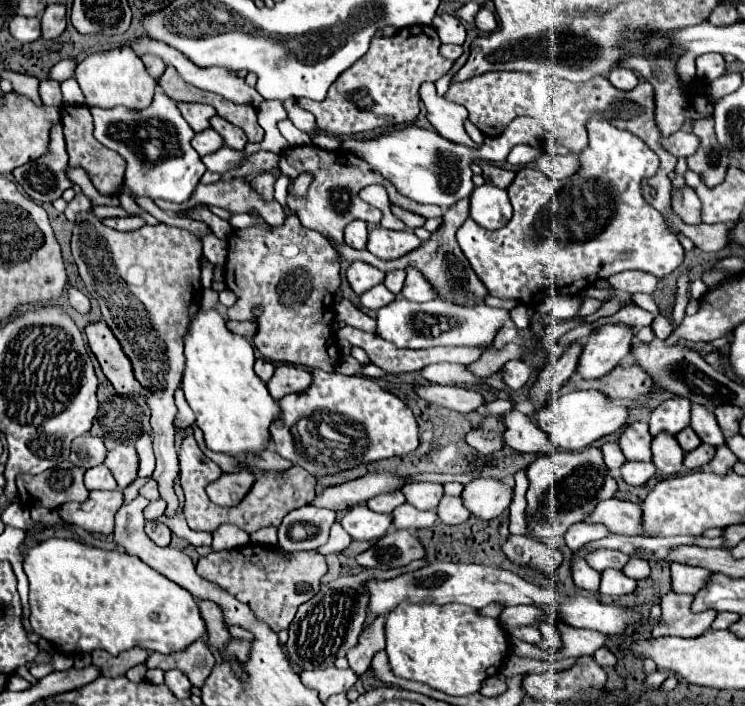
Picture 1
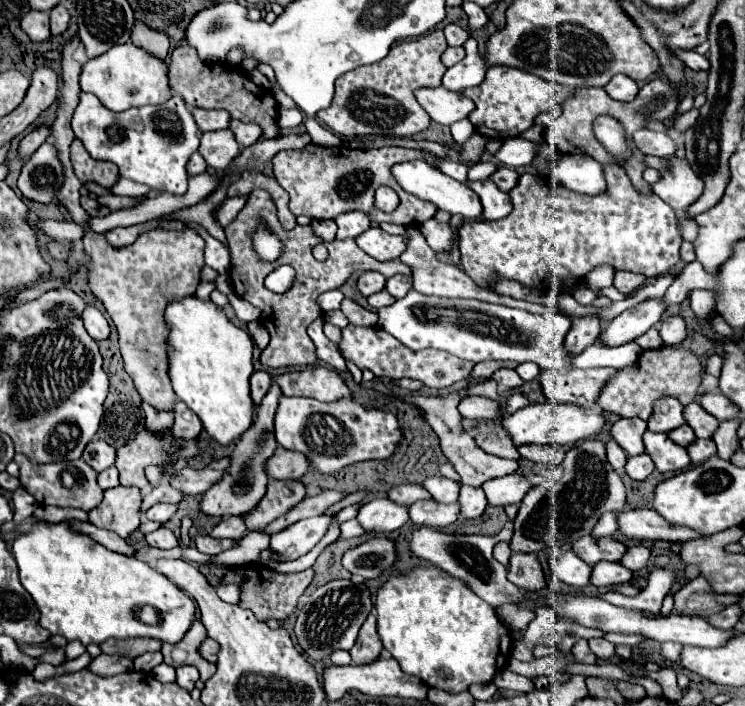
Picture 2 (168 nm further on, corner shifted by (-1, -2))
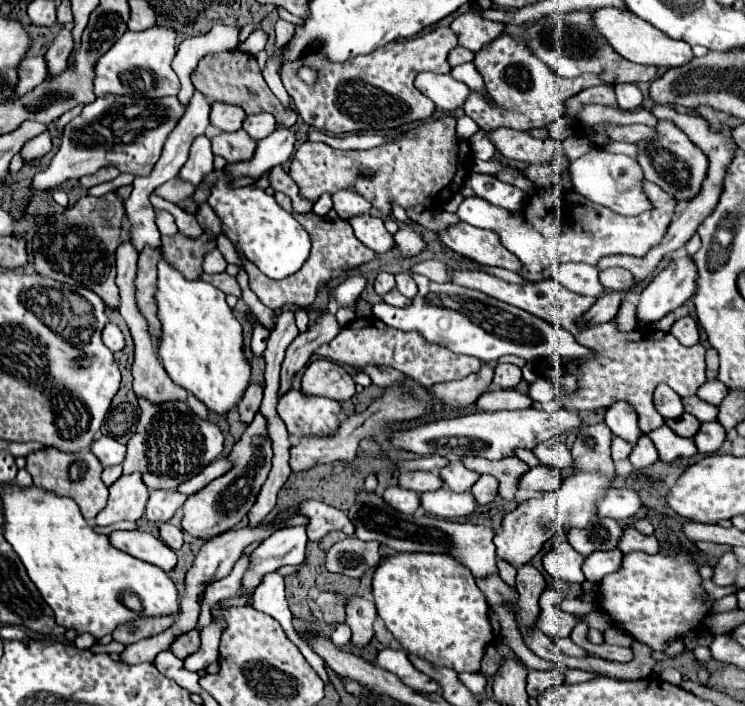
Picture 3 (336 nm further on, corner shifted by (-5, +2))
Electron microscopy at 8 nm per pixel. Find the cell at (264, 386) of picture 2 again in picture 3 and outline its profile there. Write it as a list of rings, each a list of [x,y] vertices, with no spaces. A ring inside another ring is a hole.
[[[250,385],[244,393],[244,399],[238,403],[236,411],[240,413],[240,421],[242,423],[252,423],[254,415],[258,413],[258,407],[260,407],[260,401],[262,401],[262,387],[260,385]]]

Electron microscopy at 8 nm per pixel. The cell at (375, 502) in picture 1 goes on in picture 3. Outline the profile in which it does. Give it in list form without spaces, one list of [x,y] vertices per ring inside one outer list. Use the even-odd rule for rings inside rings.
[[[408,471],[400,475],[400,487],[412,489],[416,493],[424,491],[434,491],[442,487],[442,479],[434,471]]]

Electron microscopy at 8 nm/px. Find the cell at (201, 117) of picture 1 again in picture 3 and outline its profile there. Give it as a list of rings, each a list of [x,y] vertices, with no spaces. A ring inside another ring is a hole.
[[[212,103],[210,111],[210,123],[222,131],[238,131],[242,129],[242,123],[246,119],[246,113],[230,103]]]

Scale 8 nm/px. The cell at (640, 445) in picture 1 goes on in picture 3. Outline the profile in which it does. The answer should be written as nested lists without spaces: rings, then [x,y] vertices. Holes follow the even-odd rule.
[[[616,401],[614,405],[610,405],[604,413],[604,421],[606,425],[610,427],[610,431],[618,437],[622,437],[624,441],[636,445],[636,439],[640,435],[638,431],[638,419],[636,419],[636,413],[632,409],[630,403],[626,401]]]

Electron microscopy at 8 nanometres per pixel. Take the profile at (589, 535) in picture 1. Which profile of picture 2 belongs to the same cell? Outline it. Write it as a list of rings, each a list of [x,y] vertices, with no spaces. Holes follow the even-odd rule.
[[[604,513],[600,517],[600,521],[596,523],[596,527],[592,529],[590,537],[592,539],[602,539],[602,537],[612,537],[618,531],[618,523],[616,523],[616,513]]]

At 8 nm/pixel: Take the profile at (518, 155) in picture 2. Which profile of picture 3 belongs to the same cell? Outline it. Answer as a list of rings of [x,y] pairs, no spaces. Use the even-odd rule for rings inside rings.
[[[478,131],[478,133],[472,135],[468,141],[470,141],[470,147],[472,147],[476,159],[482,159],[482,161],[490,161],[490,159],[492,159],[492,155],[494,155],[494,145],[488,141],[488,137],[486,137],[484,131]]]

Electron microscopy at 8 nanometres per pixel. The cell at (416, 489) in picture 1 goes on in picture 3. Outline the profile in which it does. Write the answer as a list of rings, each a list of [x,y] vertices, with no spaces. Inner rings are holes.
[[[450,459],[450,463],[440,469],[440,477],[444,479],[444,485],[454,493],[470,491],[472,485],[480,479],[480,475],[476,471],[466,469],[460,459]]]

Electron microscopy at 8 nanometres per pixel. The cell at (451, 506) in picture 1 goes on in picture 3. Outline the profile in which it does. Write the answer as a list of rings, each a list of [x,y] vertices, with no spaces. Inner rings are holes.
[[[482,475],[478,479],[478,483],[474,483],[474,487],[472,487],[472,495],[474,495],[476,503],[480,503],[480,505],[490,503],[498,495],[498,479],[492,475]]]

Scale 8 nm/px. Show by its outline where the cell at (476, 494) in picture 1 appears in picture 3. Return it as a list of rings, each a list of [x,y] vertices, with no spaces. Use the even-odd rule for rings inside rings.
[[[538,465],[532,467],[524,479],[520,479],[520,489],[532,489],[532,491],[558,491],[562,483],[562,473],[548,467],[548,465]]]

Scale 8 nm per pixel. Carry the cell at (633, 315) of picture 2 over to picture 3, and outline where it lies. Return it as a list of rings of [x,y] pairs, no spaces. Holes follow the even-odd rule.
[[[690,255],[676,257],[666,269],[662,269],[652,283],[642,291],[638,305],[638,319],[654,323],[666,313],[680,307],[696,291],[698,269]]]

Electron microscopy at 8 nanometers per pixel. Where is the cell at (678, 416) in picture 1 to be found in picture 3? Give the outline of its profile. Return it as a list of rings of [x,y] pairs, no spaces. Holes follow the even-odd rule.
[[[658,385],[654,389],[654,407],[660,411],[664,419],[676,419],[684,413],[682,399],[676,391],[672,391],[668,385]]]

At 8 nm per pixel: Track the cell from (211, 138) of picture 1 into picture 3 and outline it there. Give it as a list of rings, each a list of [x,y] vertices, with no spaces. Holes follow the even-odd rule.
[[[242,129],[236,133],[220,133],[212,139],[212,151],[214,155],[224,157],[228,163],[250,161],[256,151],[256,141]]]

